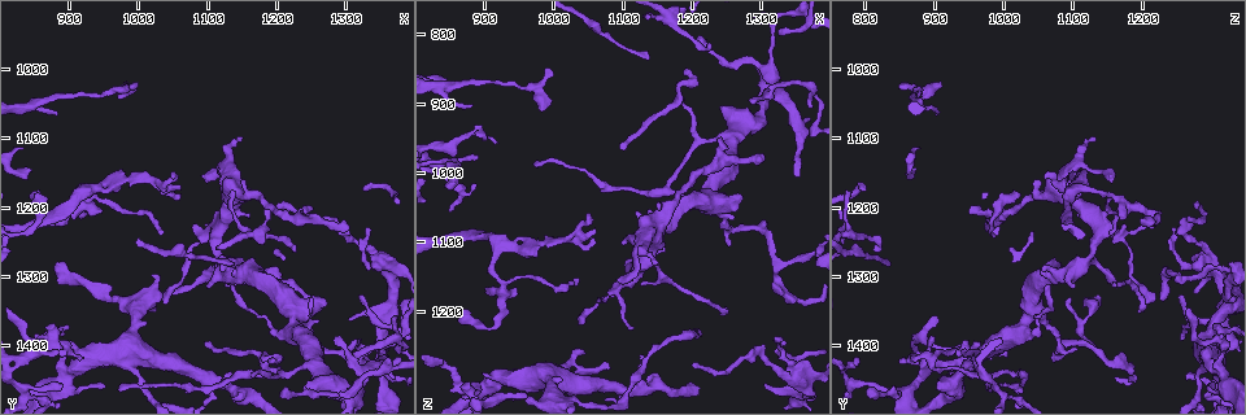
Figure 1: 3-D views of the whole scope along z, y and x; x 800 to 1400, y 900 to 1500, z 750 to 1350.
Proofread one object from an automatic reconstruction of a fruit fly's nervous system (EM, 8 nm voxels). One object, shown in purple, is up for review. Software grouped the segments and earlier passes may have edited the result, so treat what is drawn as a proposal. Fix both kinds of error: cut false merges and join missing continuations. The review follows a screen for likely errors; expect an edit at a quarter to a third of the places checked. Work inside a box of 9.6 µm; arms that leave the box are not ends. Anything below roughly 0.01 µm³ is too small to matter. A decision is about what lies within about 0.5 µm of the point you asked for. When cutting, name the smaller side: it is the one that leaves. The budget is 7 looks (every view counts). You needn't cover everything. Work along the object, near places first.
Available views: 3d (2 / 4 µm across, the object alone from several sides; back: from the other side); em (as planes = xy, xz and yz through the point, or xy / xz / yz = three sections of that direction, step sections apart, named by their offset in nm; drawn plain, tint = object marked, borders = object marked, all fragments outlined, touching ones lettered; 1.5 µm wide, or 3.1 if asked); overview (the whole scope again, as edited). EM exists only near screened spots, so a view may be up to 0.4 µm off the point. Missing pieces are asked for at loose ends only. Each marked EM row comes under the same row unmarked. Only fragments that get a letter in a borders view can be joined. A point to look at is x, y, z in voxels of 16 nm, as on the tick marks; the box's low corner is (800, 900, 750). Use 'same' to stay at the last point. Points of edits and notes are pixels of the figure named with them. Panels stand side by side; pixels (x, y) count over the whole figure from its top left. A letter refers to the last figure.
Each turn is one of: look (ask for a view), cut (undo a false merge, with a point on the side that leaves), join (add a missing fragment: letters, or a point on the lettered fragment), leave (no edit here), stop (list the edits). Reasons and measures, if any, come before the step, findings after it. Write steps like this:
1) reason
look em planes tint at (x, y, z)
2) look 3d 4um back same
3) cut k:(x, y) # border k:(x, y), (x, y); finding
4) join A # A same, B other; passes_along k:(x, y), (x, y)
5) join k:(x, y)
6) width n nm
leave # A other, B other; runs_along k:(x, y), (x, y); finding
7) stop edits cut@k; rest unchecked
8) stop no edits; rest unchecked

tapers out
look em yz step 8 borders at (880, 1060, 905)

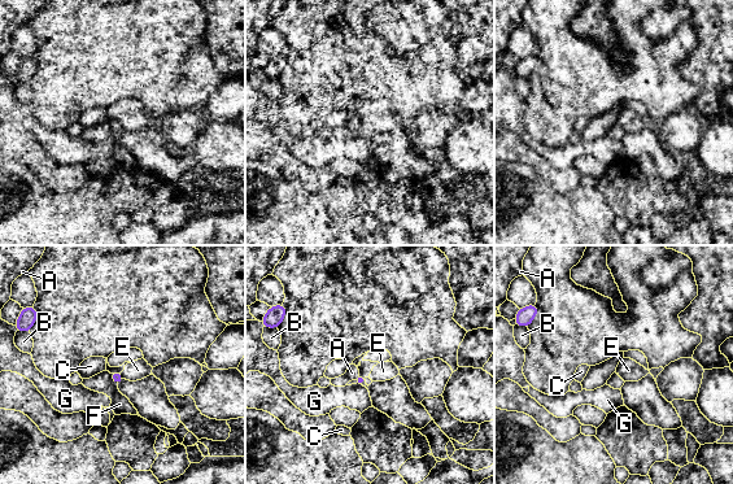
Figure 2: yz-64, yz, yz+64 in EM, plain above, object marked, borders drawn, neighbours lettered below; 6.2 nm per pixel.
cut it another way
look em planes borders same

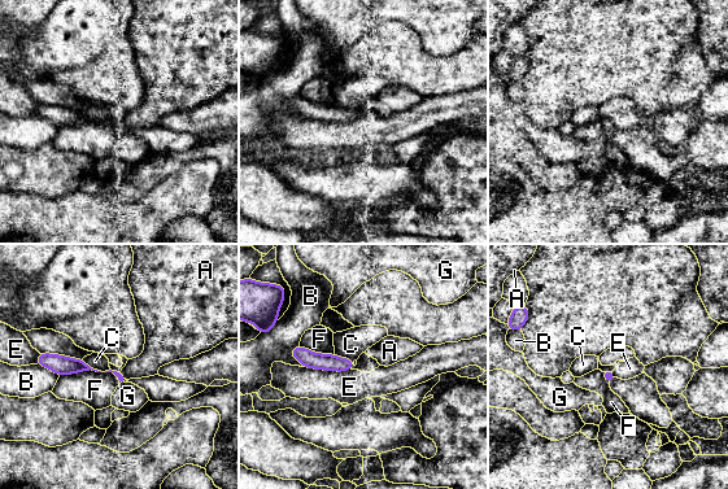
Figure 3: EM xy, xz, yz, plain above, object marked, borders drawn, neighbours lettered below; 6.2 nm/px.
leave # A other, B other, C other, E other, F other, G other; runs_along 3:(295, 352), (309, 359), (349, 365); no lettered fragment goes on from it

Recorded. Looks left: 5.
a fork
look em xz step 4 tint at (930, 1185, 1160)

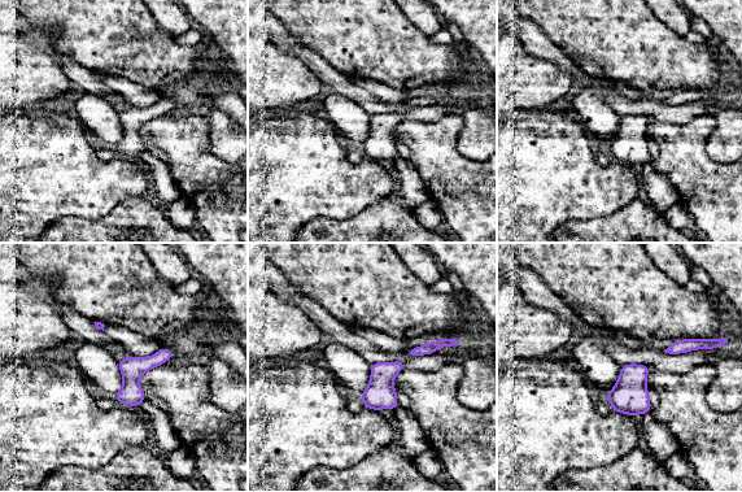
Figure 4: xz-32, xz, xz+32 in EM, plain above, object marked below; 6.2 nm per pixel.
another direction
look em planes borders same

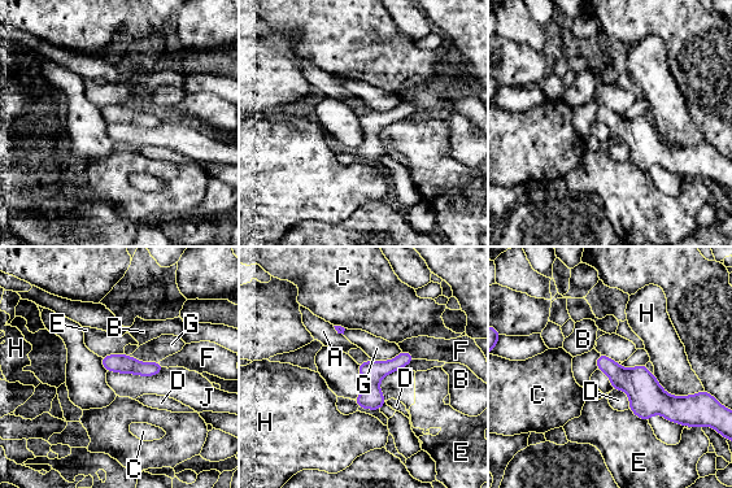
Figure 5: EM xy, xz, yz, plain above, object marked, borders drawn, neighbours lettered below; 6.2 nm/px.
leave # A other, B other, C other, D other, E other, F other, G other, H other, J other; border 5:(123, 353), (109, 353), (101, 357); one cell here

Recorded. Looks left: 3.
sharp bend
look em xy step 8 borders at (880, 1380, 1320)

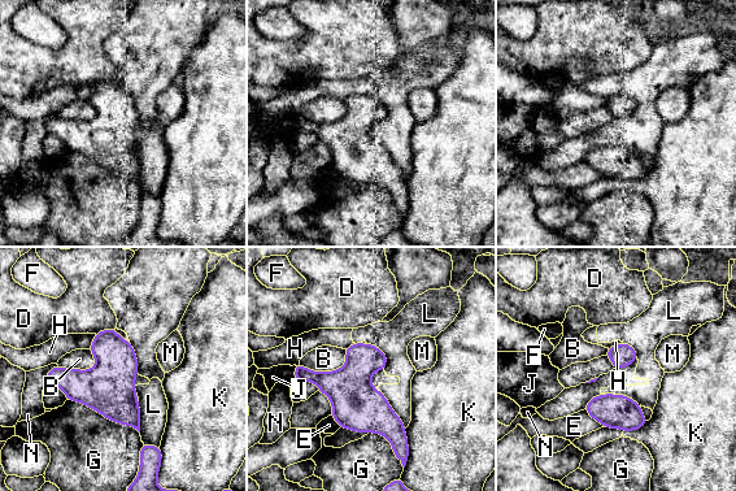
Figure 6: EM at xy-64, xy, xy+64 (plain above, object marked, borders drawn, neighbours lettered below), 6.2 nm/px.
cut it another way
look em yz step 8 borders same

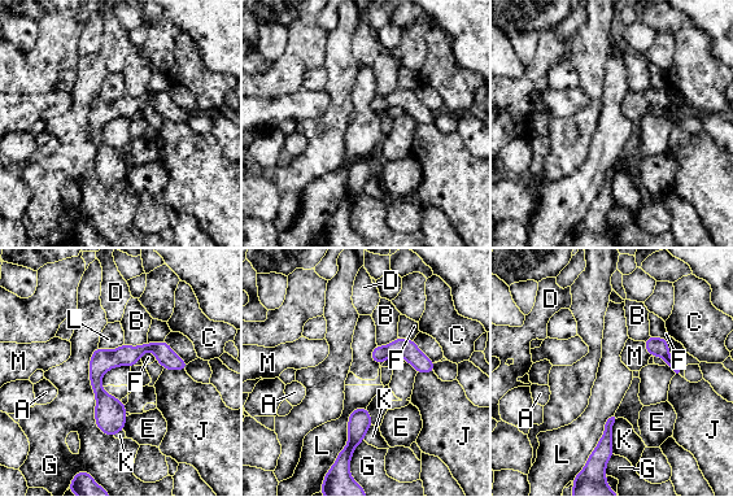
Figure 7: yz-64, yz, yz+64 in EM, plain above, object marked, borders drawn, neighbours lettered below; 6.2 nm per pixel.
longest_contact G 600 nm
leave # A other, B other, C other, D other, E other, F other, G other, J other, K other, L other, M other; border 7:(147, 340), (139, 345), (125, 344); continuous, no second cell

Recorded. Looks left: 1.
stop no edits; rest unchecked

